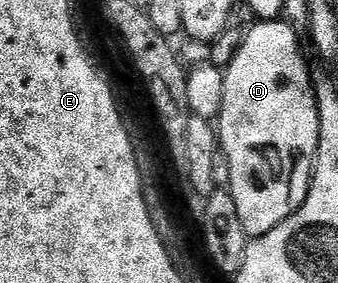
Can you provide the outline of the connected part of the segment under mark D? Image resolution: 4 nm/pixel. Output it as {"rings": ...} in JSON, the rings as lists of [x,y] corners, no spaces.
{"rings":[[[280,19],[254,25],[249,33],[244,33],[241,48],[224,69],[223,106],[219,117],[219,148],[231,164],[227,191],[235,198],[239,222],[243,222],[243,230],[251,238],[275,230],[275,226],[303,206],[319,146],[319,110],[313,93],[315,76],[309,73],[309,64],[301,53],[298,32]]]}

